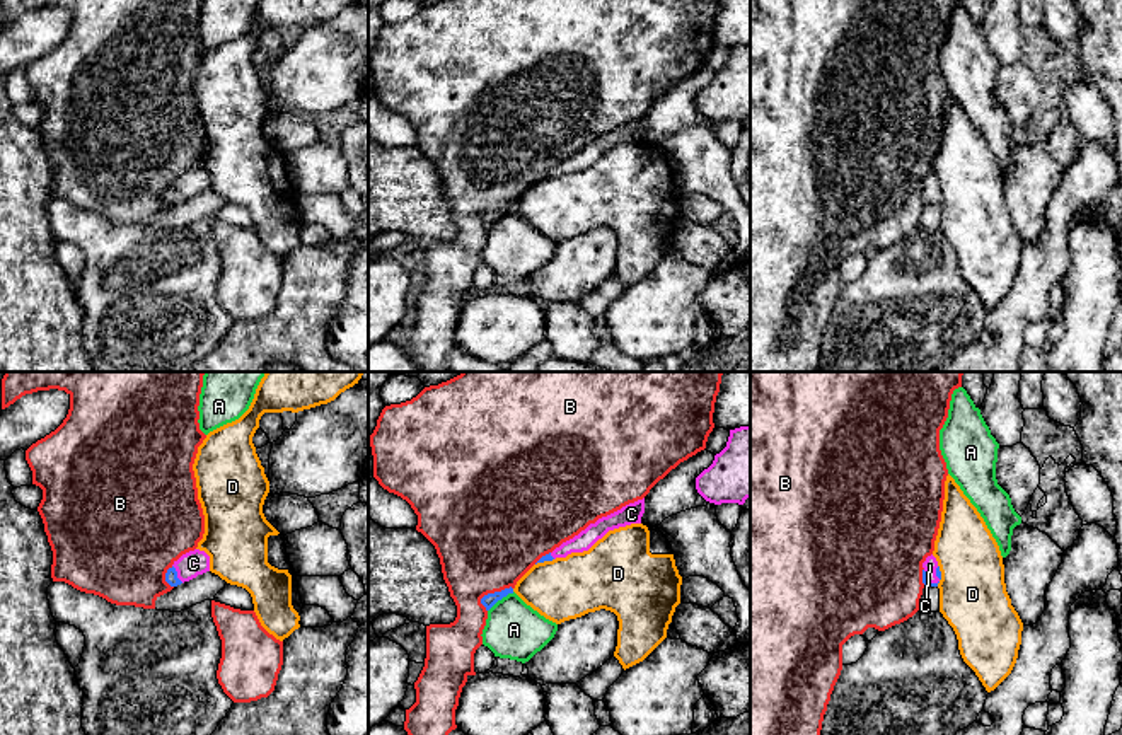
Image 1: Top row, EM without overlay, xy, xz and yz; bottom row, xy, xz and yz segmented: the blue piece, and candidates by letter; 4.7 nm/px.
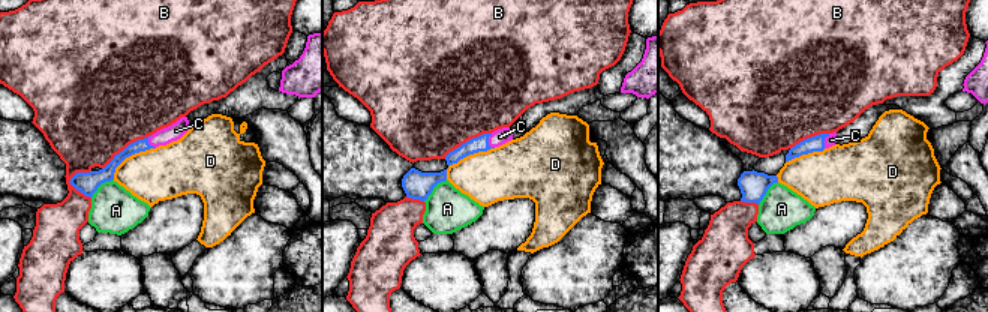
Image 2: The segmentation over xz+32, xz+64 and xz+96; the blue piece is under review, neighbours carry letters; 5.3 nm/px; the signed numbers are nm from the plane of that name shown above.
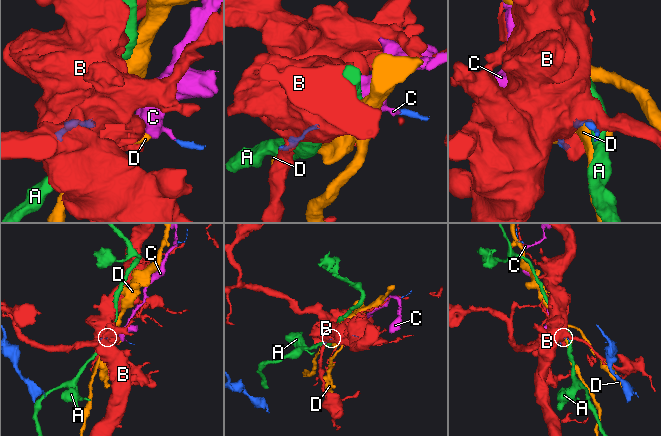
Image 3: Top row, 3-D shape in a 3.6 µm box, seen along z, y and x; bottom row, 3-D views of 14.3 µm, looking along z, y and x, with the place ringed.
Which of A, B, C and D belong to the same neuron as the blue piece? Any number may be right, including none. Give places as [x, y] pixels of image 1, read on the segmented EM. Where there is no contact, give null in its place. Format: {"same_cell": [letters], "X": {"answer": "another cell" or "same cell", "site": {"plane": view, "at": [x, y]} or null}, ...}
{"same_cell": ["C"], "A": {"answer": "another cell", "site": {"plane": "xz", "at": [500, 599]}}, "B": {"answer": "another cell", "site": {"plane": "xz", "at": [495, 592]}}, "C": {"answer": "same cell", "site": {"plane": "xy", "at": [176, 573]}}, "D": {"answer": "another cell", "site": {"plane": "yz", "at": [940, 575]}}}

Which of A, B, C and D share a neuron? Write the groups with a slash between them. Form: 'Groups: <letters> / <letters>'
Groups: A / B / C / D

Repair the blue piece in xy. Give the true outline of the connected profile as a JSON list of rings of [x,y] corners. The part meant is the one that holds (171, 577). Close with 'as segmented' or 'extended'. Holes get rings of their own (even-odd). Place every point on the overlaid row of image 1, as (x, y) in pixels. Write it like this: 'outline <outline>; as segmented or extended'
outline [[[194,549],[174,561],[165,573],[165,582],[171,587],[177,587],[206,571],[210,571],[210,556],[205,551]]]; extended

